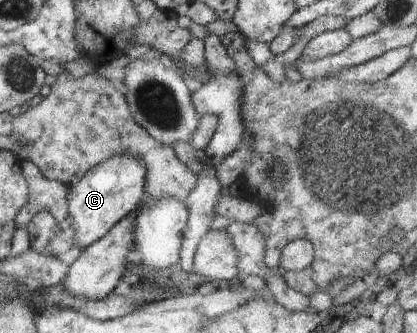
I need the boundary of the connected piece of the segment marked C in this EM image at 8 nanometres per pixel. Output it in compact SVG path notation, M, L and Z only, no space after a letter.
M113 155L87 171L79 183L70 186L67 197L68 215L73 219L71 226L75 229L75 241L79 249L88 248L99 241L121 219L135 211L145 199L145 179L147 175L141 159L137 159L135 155Z

